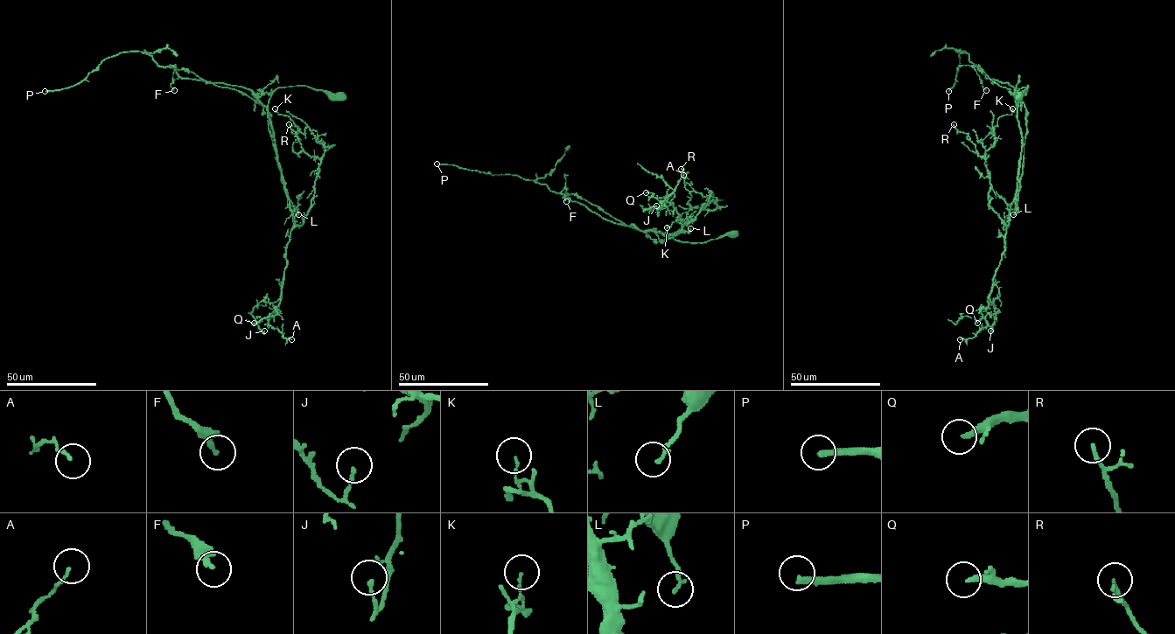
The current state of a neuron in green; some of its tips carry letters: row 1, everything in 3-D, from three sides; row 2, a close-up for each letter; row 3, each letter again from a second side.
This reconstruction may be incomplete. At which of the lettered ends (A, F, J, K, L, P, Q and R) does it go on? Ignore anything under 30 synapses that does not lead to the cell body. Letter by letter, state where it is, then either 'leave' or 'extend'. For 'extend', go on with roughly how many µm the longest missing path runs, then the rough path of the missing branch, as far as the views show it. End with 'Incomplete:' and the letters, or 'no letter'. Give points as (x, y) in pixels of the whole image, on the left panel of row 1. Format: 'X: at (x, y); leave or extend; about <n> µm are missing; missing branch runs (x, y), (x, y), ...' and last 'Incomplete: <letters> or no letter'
A: at (291, 339); leave
F: at (174, 90); leave
J: at (264, 330); leave
K: at (275, 108); leave
L: at (298, 214); leave
P: at (45, 91); extend; about 250 µm are missing
Q: at (254, 323); leave
R: at (289, 124); leave
Incomplete: P

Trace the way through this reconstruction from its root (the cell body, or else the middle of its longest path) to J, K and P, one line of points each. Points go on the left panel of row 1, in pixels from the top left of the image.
J: (340, 96), (295, 86), (277, 87), (269, 101), (293, 226), (281, 297), (261, 301), (252, 312), (264, 330)
K: (340, 96), (295, 86), (277, 87), (269, 101), (281, 174), (300, 226), (325, 146), (275, 108)
P: (340, 96), (278, 87), (265, 107), (248, 89), (181, 78), (141, 52), (106, 58), (80, 82), (45, 91)

